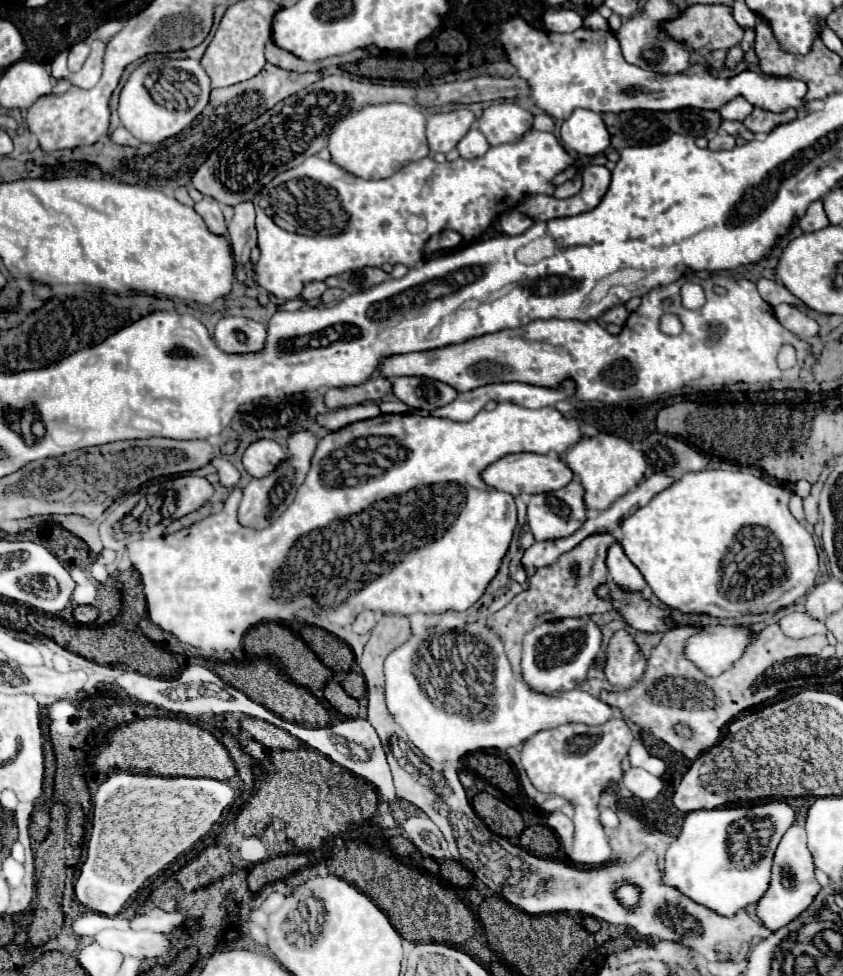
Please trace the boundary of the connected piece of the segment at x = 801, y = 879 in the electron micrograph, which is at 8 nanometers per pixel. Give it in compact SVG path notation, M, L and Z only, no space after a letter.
M795 823L795 825L791 825L791 829L787 829L787 833L783 835L783 839L775 851L769 889L757 901L757 917L769 931L777 931L777 929L789 925L797 915L801 915L813 903L813 899L821 891L821 885L817 883L813 871L815 871L815 865L813 865L813 857L811 857L809 849L807 849L805 829Z

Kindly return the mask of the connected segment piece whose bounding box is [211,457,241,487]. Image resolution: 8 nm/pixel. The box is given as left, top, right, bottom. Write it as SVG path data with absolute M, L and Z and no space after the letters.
M217 457L217 459L213 459L211 463L217 467L219 483L221 483L223 487L235 487L235 485L239 483L239 479L241 479L239 471L237 471L225 457Z

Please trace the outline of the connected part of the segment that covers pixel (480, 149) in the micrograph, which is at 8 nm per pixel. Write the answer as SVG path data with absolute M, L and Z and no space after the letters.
M473 127L473 129L459 141L457 149L459 149L459 153L461 153L463 159L475 159L475 157L481 157L483 153L487 153L489 143L487 143L487 139L483 137L483 133L481 133L477 127Z

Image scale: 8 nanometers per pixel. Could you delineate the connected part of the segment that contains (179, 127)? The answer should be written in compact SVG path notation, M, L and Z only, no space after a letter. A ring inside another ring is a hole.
M153 57L145 59L127 79L119 93L119 119L127 131L131 131L139 141L143 143L159 143L165 141L167 137L177 135L183 131L207 105L211 93L209 77L195 59L171 59L171 57ZM145 79L151 81L151 85L145 85Z

